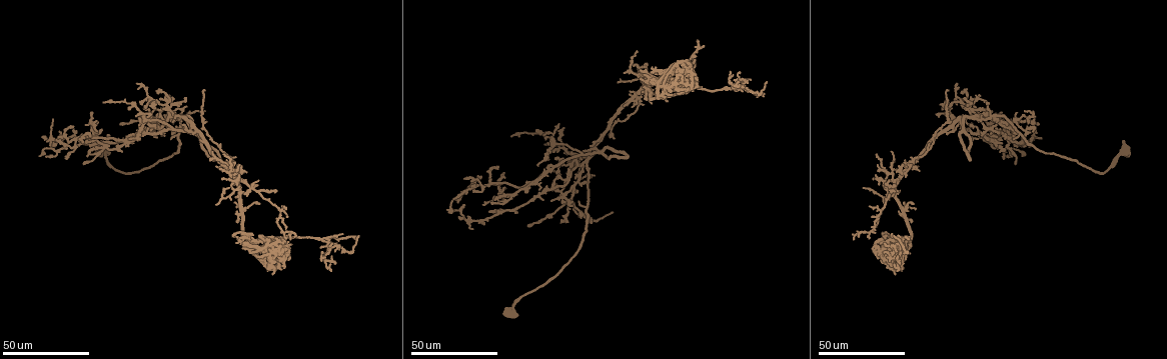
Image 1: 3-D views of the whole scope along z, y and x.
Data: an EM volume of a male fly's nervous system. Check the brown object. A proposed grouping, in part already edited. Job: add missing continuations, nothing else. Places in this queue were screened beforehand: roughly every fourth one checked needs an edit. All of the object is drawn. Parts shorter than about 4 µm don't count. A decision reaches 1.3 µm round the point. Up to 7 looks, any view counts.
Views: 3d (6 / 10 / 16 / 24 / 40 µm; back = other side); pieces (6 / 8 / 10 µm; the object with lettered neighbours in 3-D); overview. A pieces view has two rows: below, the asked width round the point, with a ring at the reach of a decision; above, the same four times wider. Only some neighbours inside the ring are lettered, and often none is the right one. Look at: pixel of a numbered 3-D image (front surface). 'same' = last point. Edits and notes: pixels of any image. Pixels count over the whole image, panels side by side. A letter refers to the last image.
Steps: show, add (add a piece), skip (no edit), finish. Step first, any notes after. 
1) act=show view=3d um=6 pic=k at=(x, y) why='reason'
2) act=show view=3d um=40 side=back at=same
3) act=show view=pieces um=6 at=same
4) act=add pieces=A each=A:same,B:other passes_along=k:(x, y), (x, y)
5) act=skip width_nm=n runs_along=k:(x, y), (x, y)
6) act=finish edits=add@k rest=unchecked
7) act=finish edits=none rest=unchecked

act=show view=3d um=24 pic=1 at=(225, 153) why='an open end'

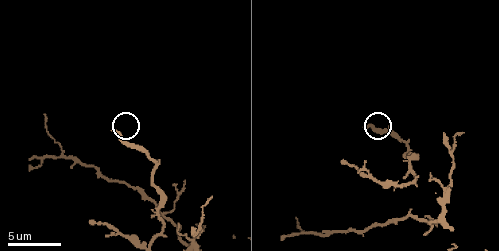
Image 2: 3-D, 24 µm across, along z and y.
act=show view=pieces um=6 pic=2 at=(115, 129)

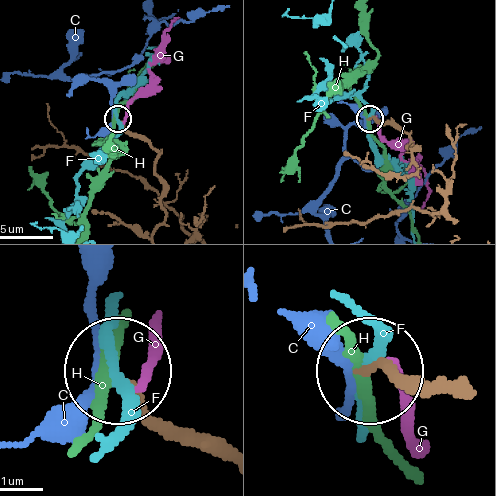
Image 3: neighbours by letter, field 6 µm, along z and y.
act=skip width_nm=200 each=C:other,F:other,G:other,H:other runs_along=3:(420, 391), (370, 373) found='no lettered piece goes on from it'

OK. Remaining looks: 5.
act=show view=3d um=40 pic=1 at=(873, 217) why='branch stops here'

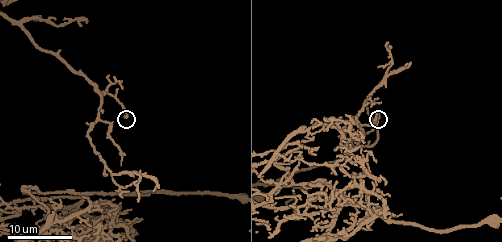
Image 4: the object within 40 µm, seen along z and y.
act=show view=pieces um=10 pic=4 at=(126, 117)

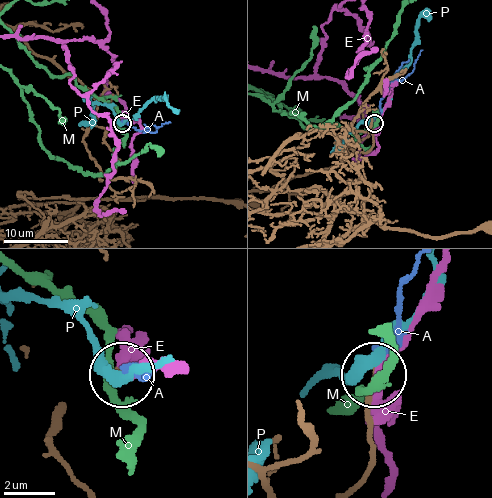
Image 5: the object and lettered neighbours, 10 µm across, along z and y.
act=add pieces=A each=A:same,E:other,M:other,P:other found='the neuron continues'

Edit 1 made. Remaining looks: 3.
act=show view=overview

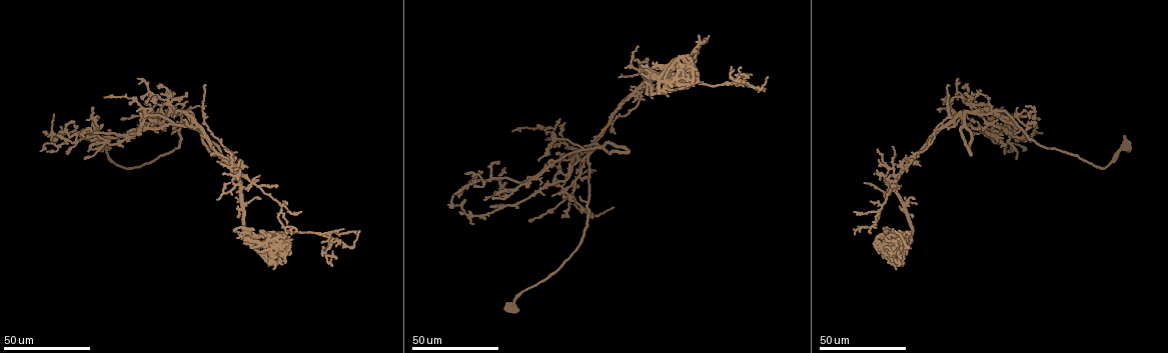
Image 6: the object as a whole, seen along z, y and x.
act=show view=3d um=16 pic=4 at=(140, 217) why='an open end'

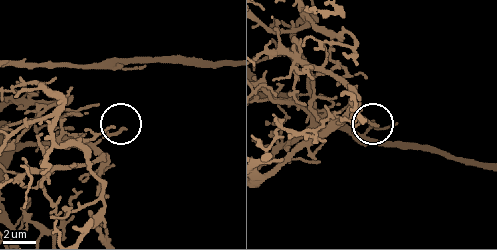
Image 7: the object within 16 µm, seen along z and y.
act=show view=pieces um=6 pic=7 at=(121, 129)

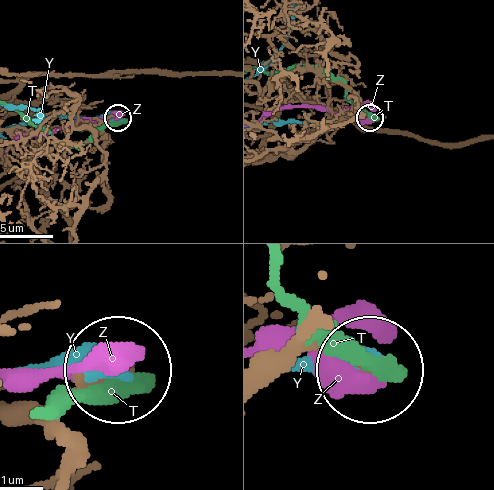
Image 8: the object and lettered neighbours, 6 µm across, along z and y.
act=skip each=T:other,Y:other,Z:other runs_along=8:(263, 388), (317, 345), (367, 363) found='no lettered piece goes on from it'

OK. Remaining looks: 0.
act=finish edits=add@5 rest=unchecked

